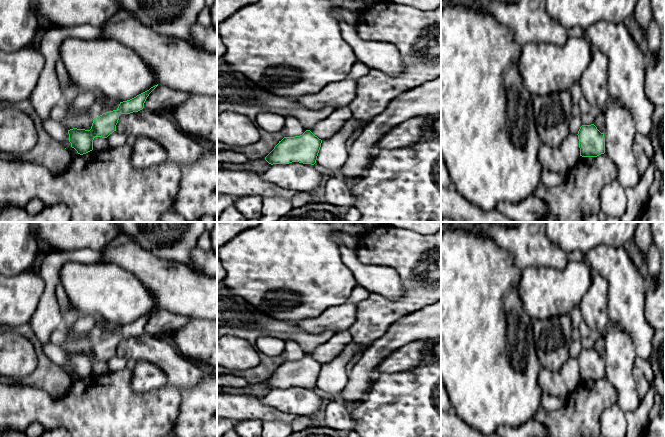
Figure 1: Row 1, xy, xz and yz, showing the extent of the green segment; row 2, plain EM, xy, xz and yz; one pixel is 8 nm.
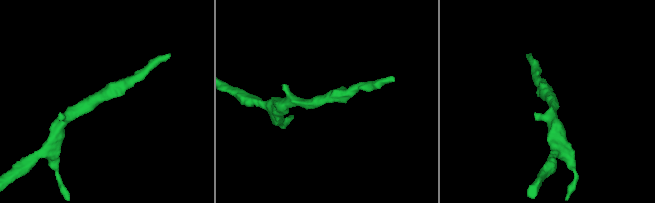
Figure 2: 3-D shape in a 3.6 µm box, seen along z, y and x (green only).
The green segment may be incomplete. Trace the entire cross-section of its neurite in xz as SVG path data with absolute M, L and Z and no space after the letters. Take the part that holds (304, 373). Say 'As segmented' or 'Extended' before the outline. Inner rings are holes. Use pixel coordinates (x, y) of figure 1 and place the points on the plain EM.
As segmented. M306 354L300 360L284 361L265 381L265 384L271 389L292 386L314 389L321 367L321 363L310 354Z

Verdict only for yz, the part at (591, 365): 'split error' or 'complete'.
complete

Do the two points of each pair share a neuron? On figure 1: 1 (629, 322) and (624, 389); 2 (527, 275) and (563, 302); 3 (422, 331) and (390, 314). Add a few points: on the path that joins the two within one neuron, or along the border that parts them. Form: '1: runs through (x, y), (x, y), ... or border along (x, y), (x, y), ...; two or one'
1: border along (609, 321), (616, 324), (630, 337), (636, 355); two
2: runs through (536, 284), (545, 292), (554, 293); one
3: border along (421, 309), (397, 319), (383, 335); two

